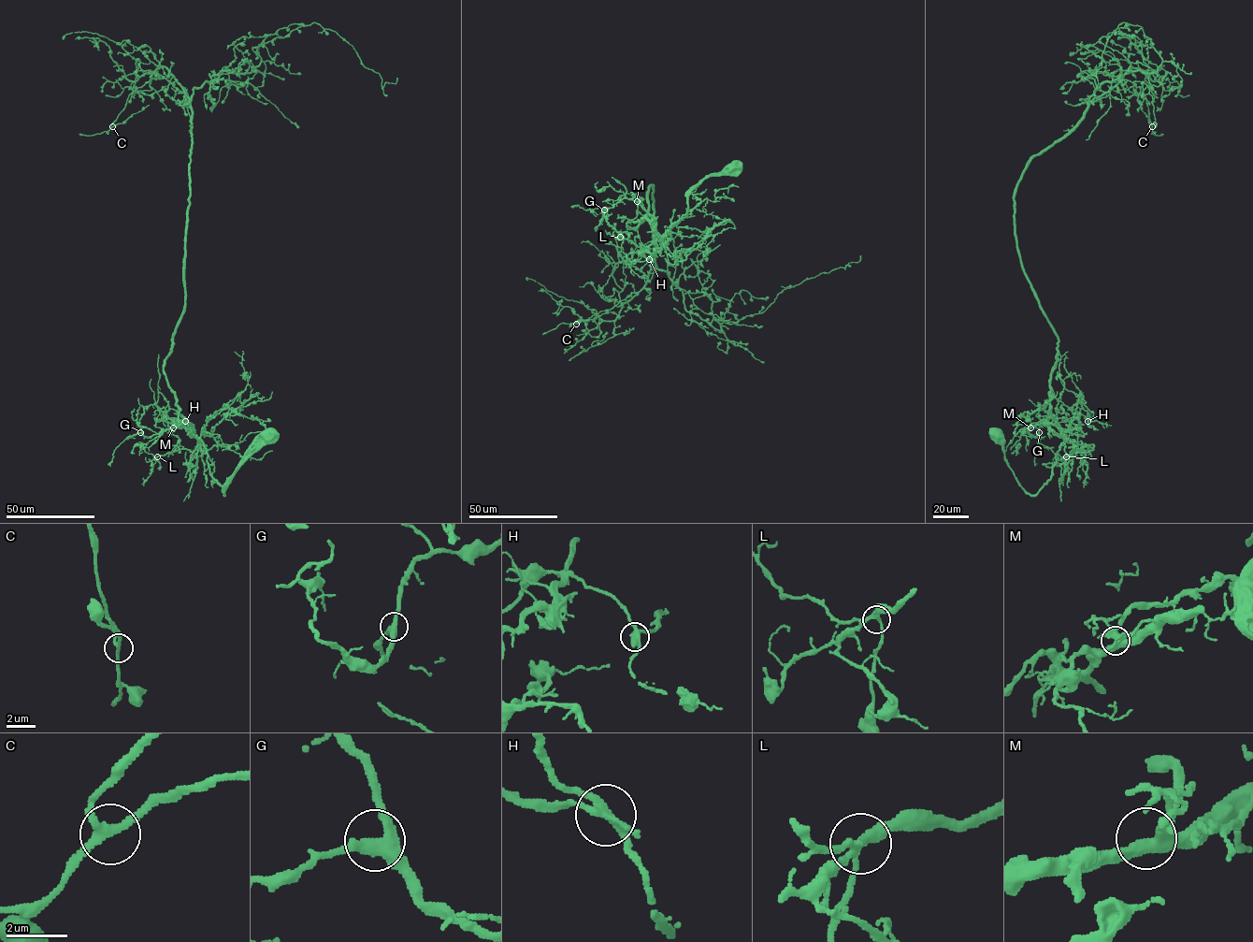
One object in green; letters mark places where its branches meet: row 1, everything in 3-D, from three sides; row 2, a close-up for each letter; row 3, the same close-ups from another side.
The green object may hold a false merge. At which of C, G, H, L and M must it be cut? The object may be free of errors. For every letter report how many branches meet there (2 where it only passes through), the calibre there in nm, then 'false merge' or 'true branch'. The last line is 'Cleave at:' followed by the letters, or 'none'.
C: branches 3; calibre 240 nm; true branch
G: branches 3; calibre 360 nm; true branch
H: branches 3; calibre 280 nm; false merge
L: branches 3; calibre 260 nm; true branch
M: branches 3; calibre 400 nm; true branch
Cleave at: H

